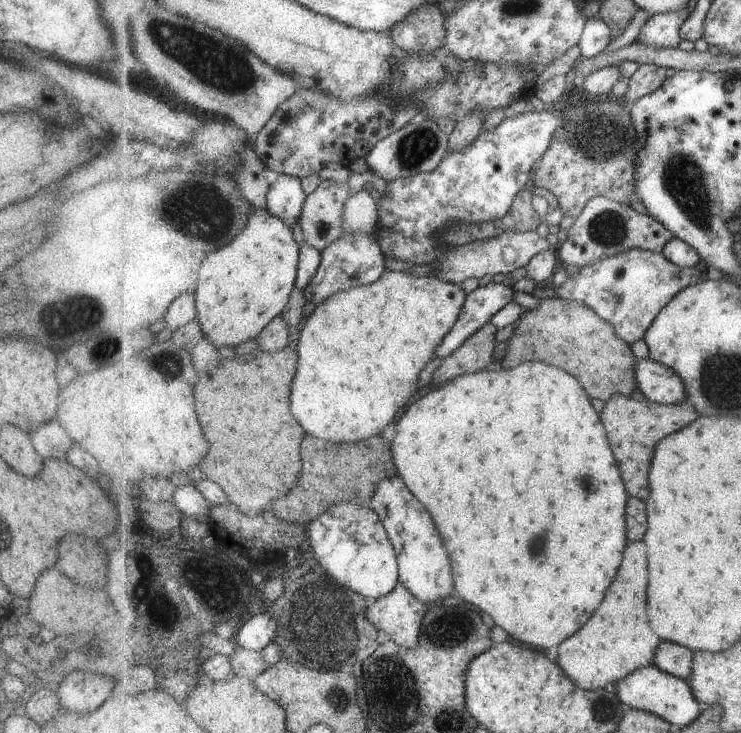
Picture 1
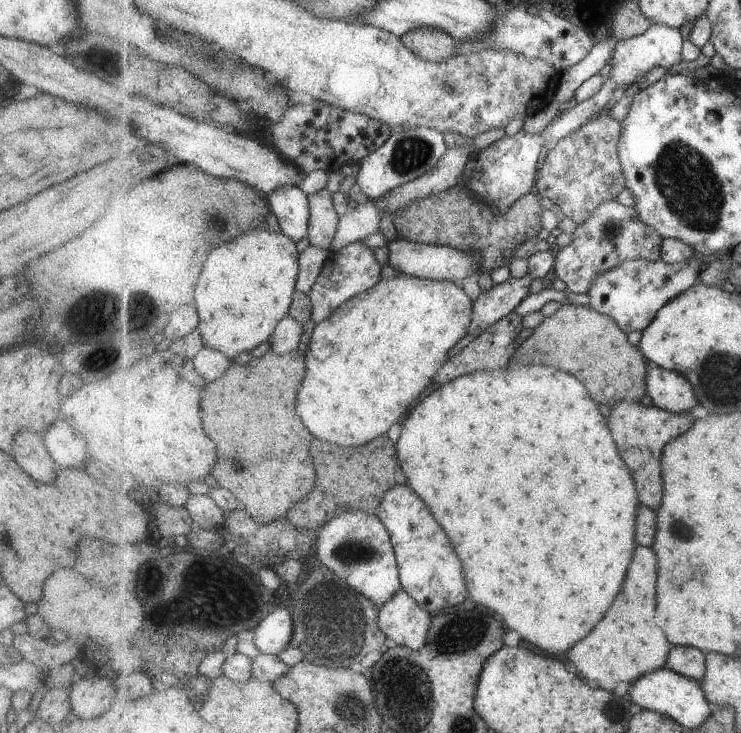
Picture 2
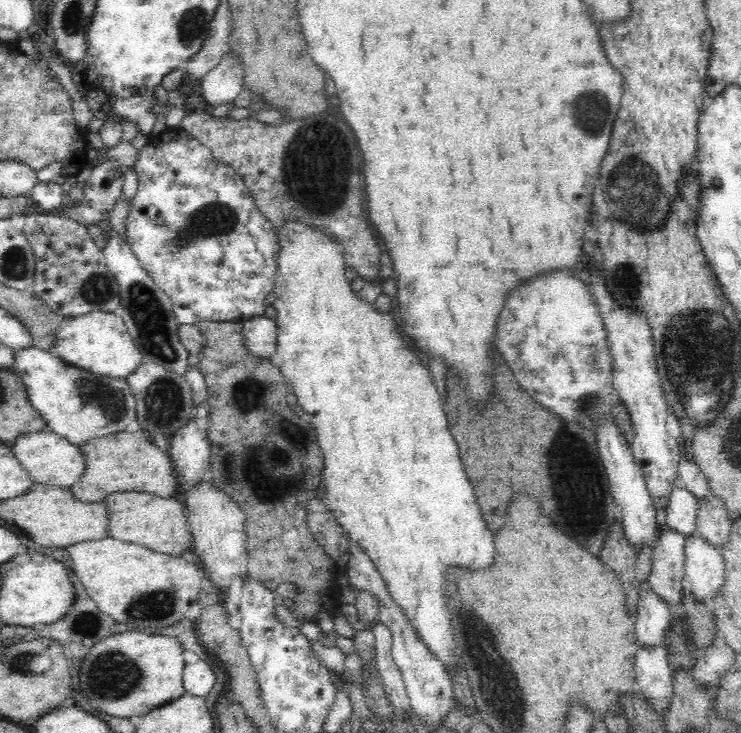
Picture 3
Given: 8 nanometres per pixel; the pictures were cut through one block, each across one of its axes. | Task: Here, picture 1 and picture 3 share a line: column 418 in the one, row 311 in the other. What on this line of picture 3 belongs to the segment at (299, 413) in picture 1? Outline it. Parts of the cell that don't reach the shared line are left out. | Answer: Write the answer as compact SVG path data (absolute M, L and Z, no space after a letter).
M286 218L286 222L274 228L278 237L278 248L275 254L276 270L274 270L274 284L271 286L274 294L273 305L276 308L275 323L277 324L277 350L275 360L278 361L281 373L287 384L292 387L297 397L297 402L303 407L305 417L314 425L318 444L324 453L324 470L322 472L325 484L326 497L324 502L332 514L336 515L338 523L346 529L350 541L362 548L376 570L381 575L386 588L396 604L400 605L404 615L416 625L416 631L420 633L422 641L430 647L432 653L438 655L438 659L446 668L456 666L455 640L451 626L448 626L448 617L444 614L444 597L441 595L440 585L443 581L443 572L448 565L460 565L460 567L482 567L492 560L492 530L488 528L484 515L480 510L478 499L474 493L474 487L466 475L464 465L460 462L460 451L454 435L448 428L448 415L440 404L440 394L434 384L432 371L424 366L420 356L410 348L410 344L404 340L400 328L396 326L396 318L390 312L378 312L374 308L374 302L358 295L352 283L346 278L346 259L344 259L344 247L328 232L319 230L318 227L309 226L305 222Z

